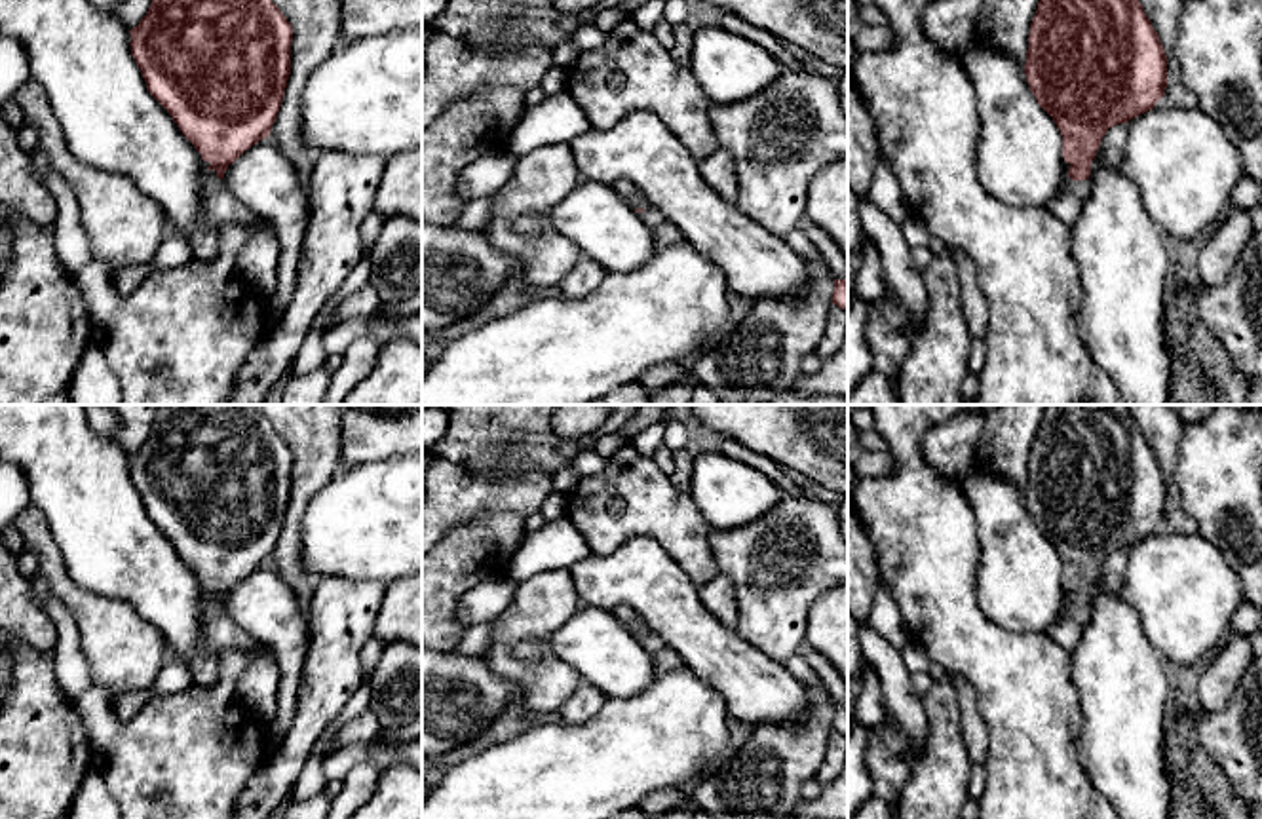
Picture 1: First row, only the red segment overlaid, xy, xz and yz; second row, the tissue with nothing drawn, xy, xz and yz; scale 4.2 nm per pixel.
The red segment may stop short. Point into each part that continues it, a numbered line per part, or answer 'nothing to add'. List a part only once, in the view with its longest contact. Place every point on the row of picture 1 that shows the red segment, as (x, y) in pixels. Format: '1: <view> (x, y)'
1: yz (1067, 206)

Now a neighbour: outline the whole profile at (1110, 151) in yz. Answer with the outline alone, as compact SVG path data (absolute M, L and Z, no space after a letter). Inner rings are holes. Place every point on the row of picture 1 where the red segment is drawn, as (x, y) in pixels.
M1118 124L1106 131L1097 150L1095 160L1106 167L1119 167L1123 158L1123 148L1127 143L1127 124Z

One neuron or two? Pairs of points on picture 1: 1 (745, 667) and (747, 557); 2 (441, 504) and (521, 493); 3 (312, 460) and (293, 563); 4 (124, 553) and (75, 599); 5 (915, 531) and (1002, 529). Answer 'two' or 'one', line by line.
1: two
2: one
3: one
4: two
5: two

